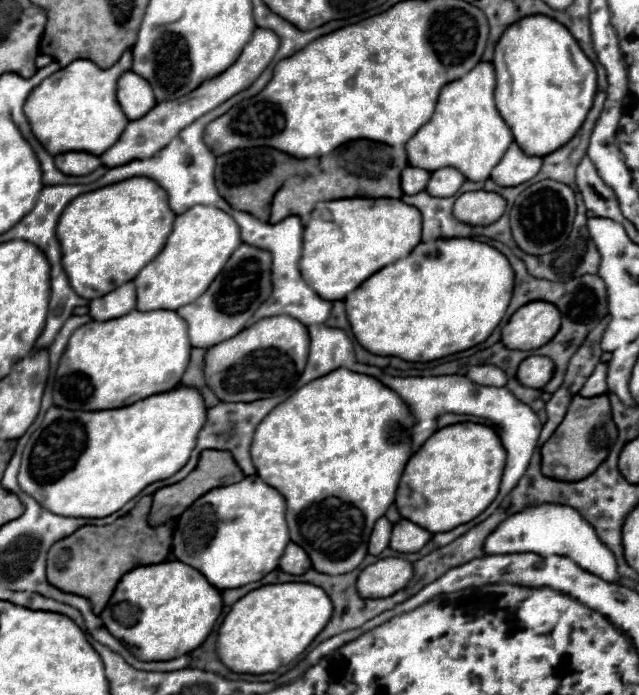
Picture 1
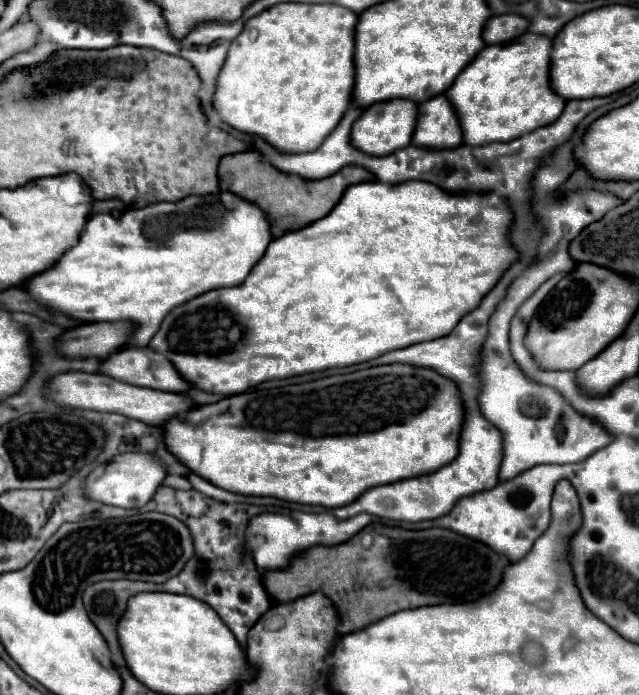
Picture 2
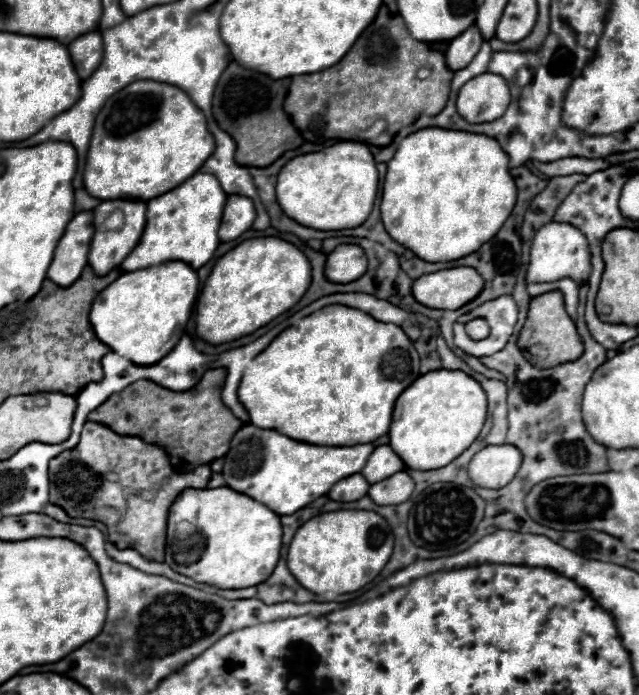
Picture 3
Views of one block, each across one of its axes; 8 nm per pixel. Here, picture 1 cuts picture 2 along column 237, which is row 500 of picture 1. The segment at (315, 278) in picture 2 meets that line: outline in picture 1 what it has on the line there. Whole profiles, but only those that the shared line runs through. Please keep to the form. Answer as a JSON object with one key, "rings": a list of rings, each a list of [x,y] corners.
{"rings":[[[336,368],[308,382],[258,424],[252,440],[256,474],[286,498],[290,538],[308,552],[314,570],[336,576],[360,566],[368,554],[368,538],[376,520],[386,514],[396,498],[404,466],[412,452],[414,424],[410,408],[394,390],[372,376],[346,368]]]}

